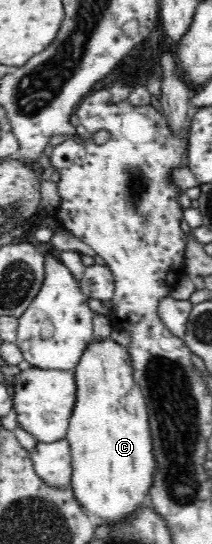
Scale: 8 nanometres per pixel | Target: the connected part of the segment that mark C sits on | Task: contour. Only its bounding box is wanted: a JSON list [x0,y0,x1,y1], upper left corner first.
[66,335,154,523]

